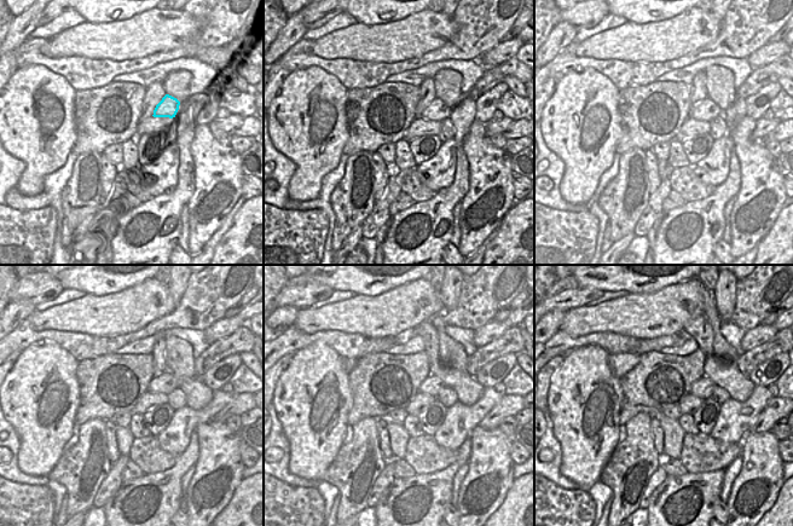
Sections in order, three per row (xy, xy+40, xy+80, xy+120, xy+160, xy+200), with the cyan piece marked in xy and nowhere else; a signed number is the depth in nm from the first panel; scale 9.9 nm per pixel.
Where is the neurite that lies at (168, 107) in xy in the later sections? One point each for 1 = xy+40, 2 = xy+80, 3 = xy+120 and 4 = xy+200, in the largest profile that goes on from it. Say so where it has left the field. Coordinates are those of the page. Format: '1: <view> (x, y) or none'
1: xy+40 (436, 110)
2: xy+80 (706, 110)
3: xy+120 (165, 382)
4: xy+200 (702, 388)

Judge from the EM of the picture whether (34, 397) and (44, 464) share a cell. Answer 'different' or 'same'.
same

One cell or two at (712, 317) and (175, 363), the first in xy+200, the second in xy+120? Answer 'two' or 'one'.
one

